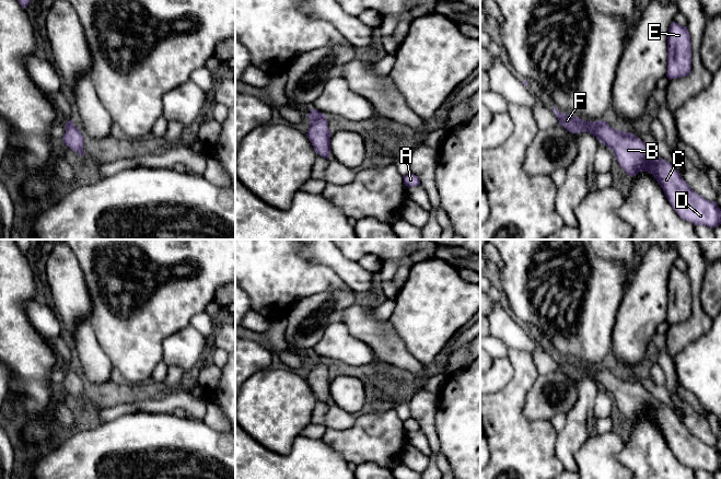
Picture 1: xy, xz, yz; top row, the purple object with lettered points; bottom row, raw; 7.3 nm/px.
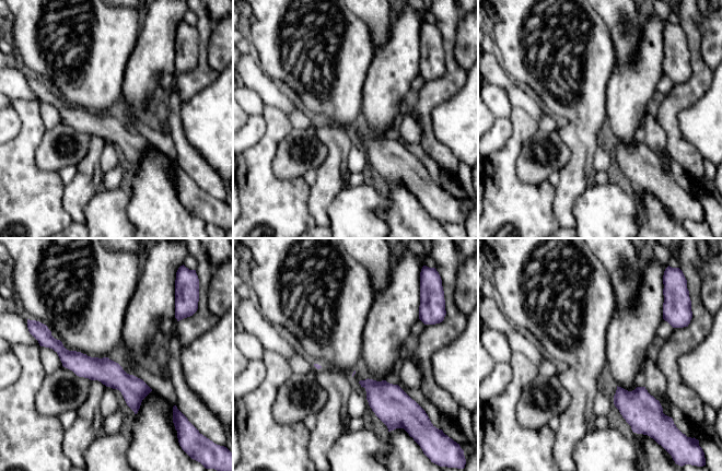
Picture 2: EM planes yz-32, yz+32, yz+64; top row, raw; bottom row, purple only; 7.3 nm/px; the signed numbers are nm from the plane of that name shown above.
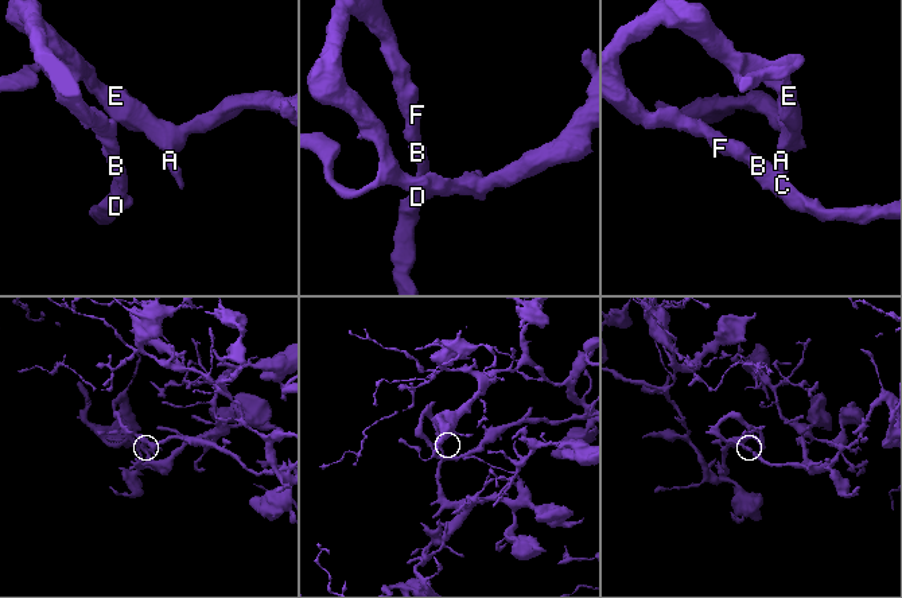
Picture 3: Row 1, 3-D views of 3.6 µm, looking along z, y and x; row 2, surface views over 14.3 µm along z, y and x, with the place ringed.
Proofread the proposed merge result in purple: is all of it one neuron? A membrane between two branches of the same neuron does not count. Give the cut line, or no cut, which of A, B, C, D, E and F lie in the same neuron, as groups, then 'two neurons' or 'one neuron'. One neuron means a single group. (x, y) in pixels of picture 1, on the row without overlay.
no cut; A B C D E F; one neuron

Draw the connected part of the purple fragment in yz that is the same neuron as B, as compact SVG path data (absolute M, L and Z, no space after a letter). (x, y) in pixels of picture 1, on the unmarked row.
M551 351L554 359L559 365L559 370L563 371L567 376L573 378L590 377L595 381L601 388L612 394L620 412L631 422L639 417L648 417L654 421L670 449L676 458L686 466L695 470L707 470L709 472L717 472L721 469L721 454L716 446L709 446L694 436L689 430L684 425L673 409L655 399L641 384L631 377L625 377L612 373L606 366L586 366L572 359L559 358Z

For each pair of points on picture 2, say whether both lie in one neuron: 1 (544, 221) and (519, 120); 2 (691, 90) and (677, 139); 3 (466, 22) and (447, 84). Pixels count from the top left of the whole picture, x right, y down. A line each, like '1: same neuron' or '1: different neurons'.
1: same neuron
2: same neuron
3: different neurons

